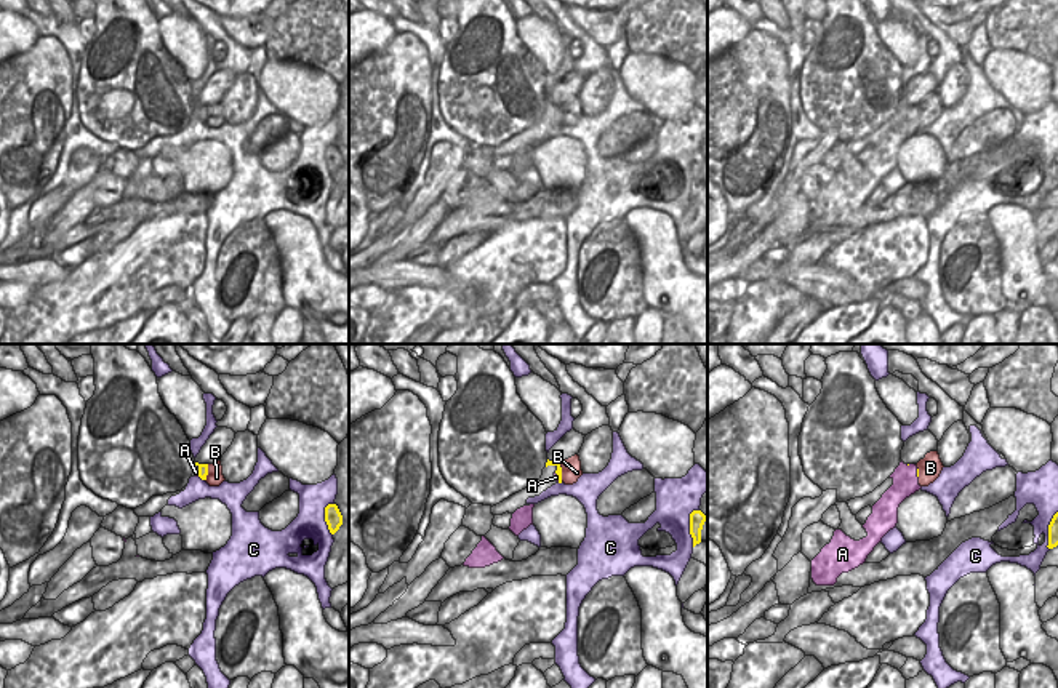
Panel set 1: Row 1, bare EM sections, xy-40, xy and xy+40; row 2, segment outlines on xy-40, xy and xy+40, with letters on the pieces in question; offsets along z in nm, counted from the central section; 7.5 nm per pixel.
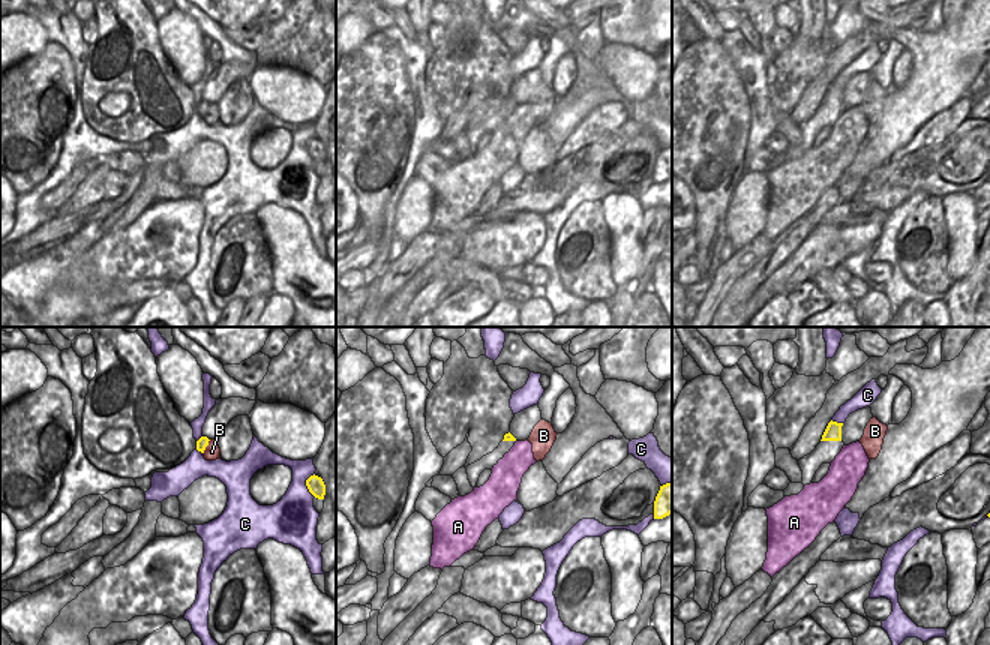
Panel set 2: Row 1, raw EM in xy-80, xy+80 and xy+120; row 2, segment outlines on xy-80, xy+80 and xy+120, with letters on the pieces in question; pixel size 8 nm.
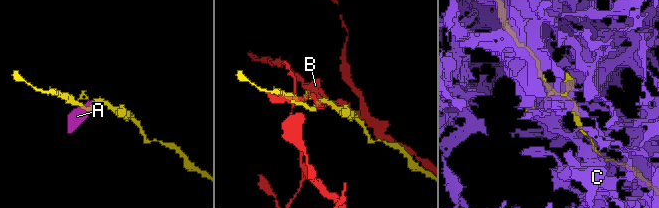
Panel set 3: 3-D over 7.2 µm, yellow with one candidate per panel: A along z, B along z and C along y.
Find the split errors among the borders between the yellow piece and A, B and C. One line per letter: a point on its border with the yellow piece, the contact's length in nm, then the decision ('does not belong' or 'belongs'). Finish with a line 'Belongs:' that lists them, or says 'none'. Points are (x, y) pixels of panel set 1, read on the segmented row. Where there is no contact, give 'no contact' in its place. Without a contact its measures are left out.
A: xy (559, 477) | 80 nm | belongs
B: xy-40 (207, 472) | 130 nm | does not belong
C: xy (690, 527) | 300 nm | does not belong
Belongs: A

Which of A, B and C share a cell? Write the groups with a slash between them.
A / B / C

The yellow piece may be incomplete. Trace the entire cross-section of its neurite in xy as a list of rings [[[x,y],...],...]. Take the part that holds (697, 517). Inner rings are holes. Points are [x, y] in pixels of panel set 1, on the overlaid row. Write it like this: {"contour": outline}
{"contour": [[[701,510],[690,514],[690,534],[693,538],[693,547],[701,542],[701,530],[707,517]]]}

